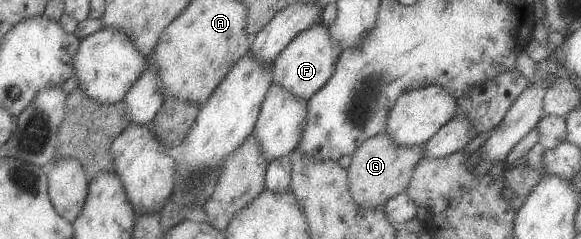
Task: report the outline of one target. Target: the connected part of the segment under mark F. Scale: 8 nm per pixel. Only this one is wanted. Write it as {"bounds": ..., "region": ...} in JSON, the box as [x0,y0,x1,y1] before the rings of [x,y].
{"bounds":[274,24,344,99],"region":[[[316,24],[298,35],[288,49],[276,59],[276,77],[274,84],[282,85],[300,99],[312,99],[323,87],[326,87],[336,75],[344,49],[335,39],[330,27]]]}

